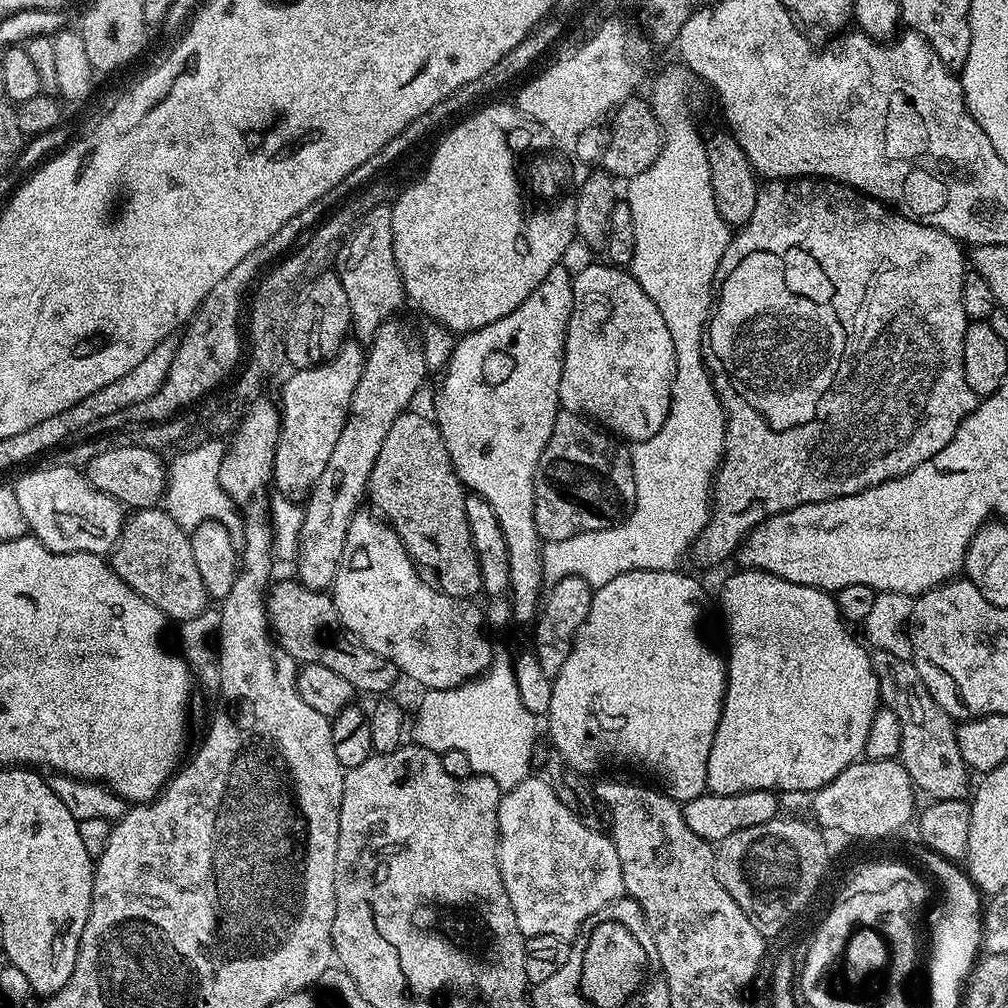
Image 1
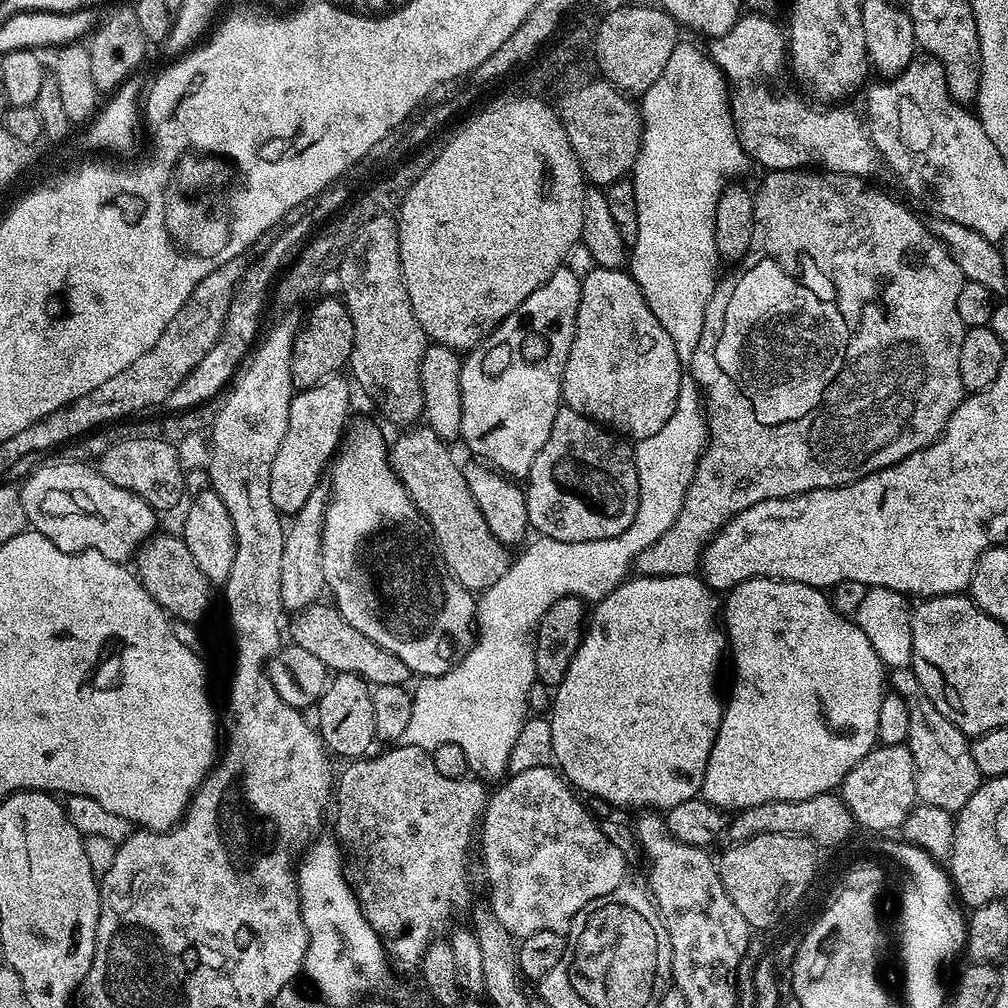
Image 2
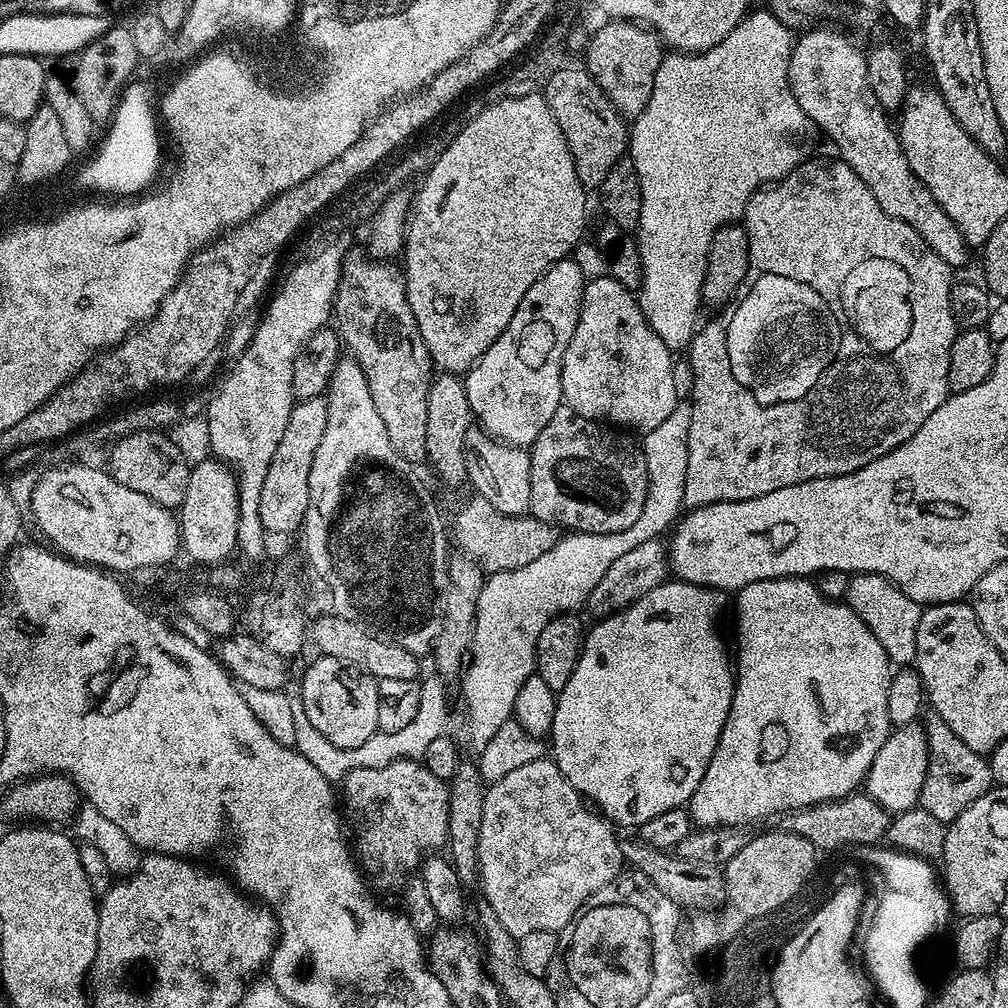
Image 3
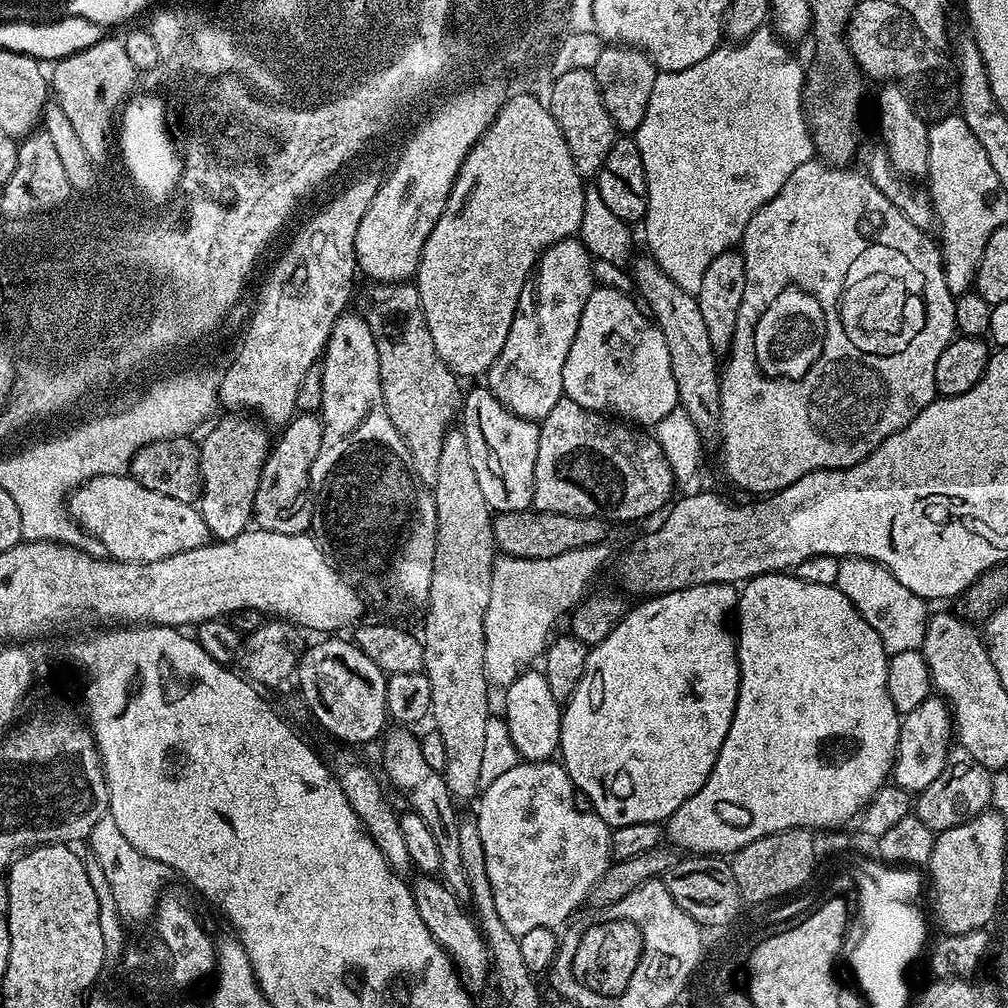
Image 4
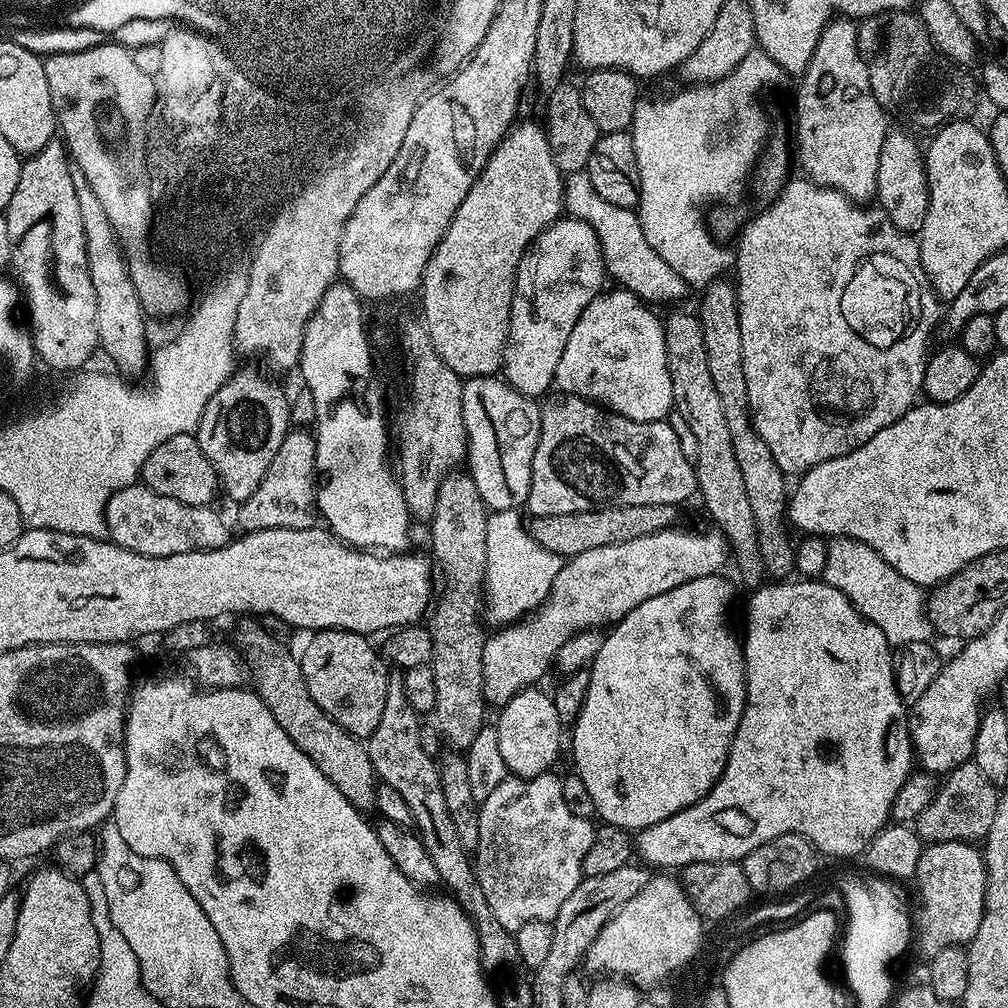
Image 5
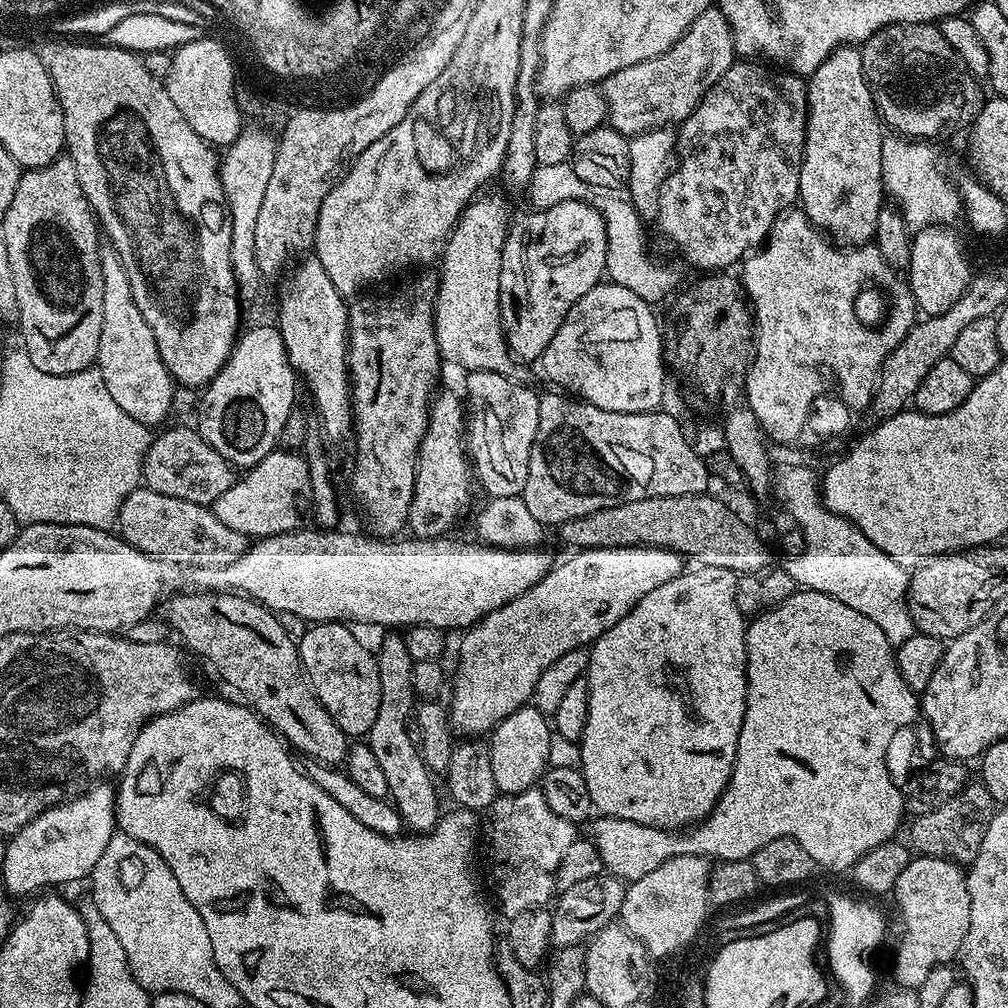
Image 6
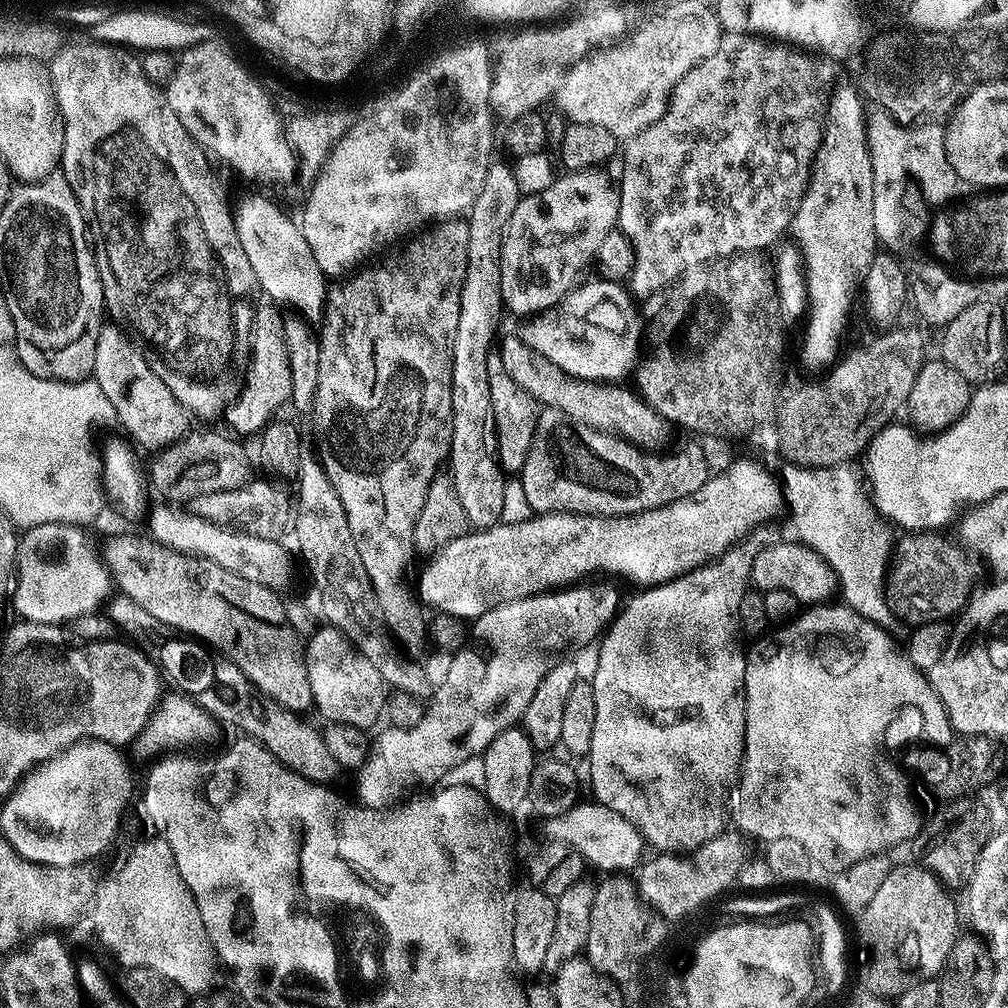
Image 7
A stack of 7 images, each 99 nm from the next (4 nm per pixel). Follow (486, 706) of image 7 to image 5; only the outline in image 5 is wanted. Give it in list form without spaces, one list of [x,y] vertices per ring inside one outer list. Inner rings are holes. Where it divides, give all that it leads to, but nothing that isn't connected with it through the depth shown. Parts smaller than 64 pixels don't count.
[[[673,526],[646,538],[633,538],[615,546],[597,546],[582,554],[565,559],[550,594],[533,612],[514,624],[495,629],[487,637],[482,650],[484,698],[489,705],[503,706],[523,688],[541,683],[540,679],[553,667],[558,650],[566,638],[587,628],[614,626],[634,606],[642,606],[649,598],[658,598],[682,582],[715,576],[730,560],[730,545],[719,531],[679,532]]]

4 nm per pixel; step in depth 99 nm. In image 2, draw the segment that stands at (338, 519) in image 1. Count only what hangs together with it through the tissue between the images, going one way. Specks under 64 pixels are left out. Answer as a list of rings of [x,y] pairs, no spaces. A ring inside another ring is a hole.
[[[321,486],[313,490],[310,498],[306,498],[306,506],[290,517],[284,534],[282,546],[282,584],[280,586],[280,607],[295,614],[301,608],[309,608],[311,604],[325,595],[326,585],[322,574],[322,526],[330,495],[327,487]]]

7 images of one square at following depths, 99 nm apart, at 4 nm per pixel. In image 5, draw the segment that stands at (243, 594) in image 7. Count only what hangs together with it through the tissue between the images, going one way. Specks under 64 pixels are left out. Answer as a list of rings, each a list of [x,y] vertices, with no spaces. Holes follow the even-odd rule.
[[[255,619],[245,620],[248,621],[236,628],[234,648],[241,655],[247,671],[250,673],[250,680],[256,683],[254,685],[256,695],[262,698],[262,702],[266,702],[270,714],[274,714],[274,722],[278,722],[278,726],[282,726],[282,730],[286,730],[286,734],[290,734],[290,738],[296,743],[298,750],[302,750],[302,754],[306,754],[306,758],[310,758],[310,762],[314,762],[314,766],[318,766],[318,770],[322,770],[322,774],[326,774],[326,778],[330,778],[330,782],[334,782],[334,786],[338,786],[340,793],[355,808],[359,808],[365,814],[371,813],[376,807],[378,777],[372,768],[367,747],[357,737],[351,736],[342,726],[338,726],[338,722],[331,720],[320,709],[318,702],[314,702],[314,698],[310,698],[306,678],[300,669],[300,661],[295,655],[291,656],[288,653],[284,642],[269,634]]]

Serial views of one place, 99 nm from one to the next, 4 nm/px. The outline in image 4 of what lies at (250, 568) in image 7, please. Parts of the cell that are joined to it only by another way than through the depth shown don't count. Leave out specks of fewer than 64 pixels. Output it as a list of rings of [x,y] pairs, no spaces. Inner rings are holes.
[[[128,474],[87,480],[72,493],[70,512],[84,532],[102,542],[104,552],[113,560],[158,562],[158,558],[200,548],[210,540],[196,504],[178,502],[178,498],[166,498],[166,494],[146,490],[146,486]]]

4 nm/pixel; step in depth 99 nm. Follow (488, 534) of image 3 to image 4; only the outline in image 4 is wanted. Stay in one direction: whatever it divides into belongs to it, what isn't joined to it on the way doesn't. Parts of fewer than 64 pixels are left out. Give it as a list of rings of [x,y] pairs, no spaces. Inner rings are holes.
[[[501,512],[493,519],[492,529],[496,547],[503,555],[517,556],[527,560],[558,558],[570,550],[605,543],[609,538],[609,521],[599,516],[571,516],[557,512]]]

